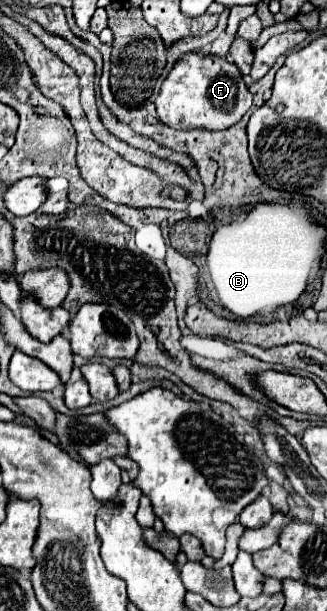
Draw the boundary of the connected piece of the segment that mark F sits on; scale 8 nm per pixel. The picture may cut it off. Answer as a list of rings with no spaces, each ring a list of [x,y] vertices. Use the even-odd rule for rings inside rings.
[[[188,51],[174,63],[156,97],[158,117],[176,129],[228,129],[238,123],[250,107],[252,93],[248,91],[240,69],[220,55],[200,55],[198,51]]]

